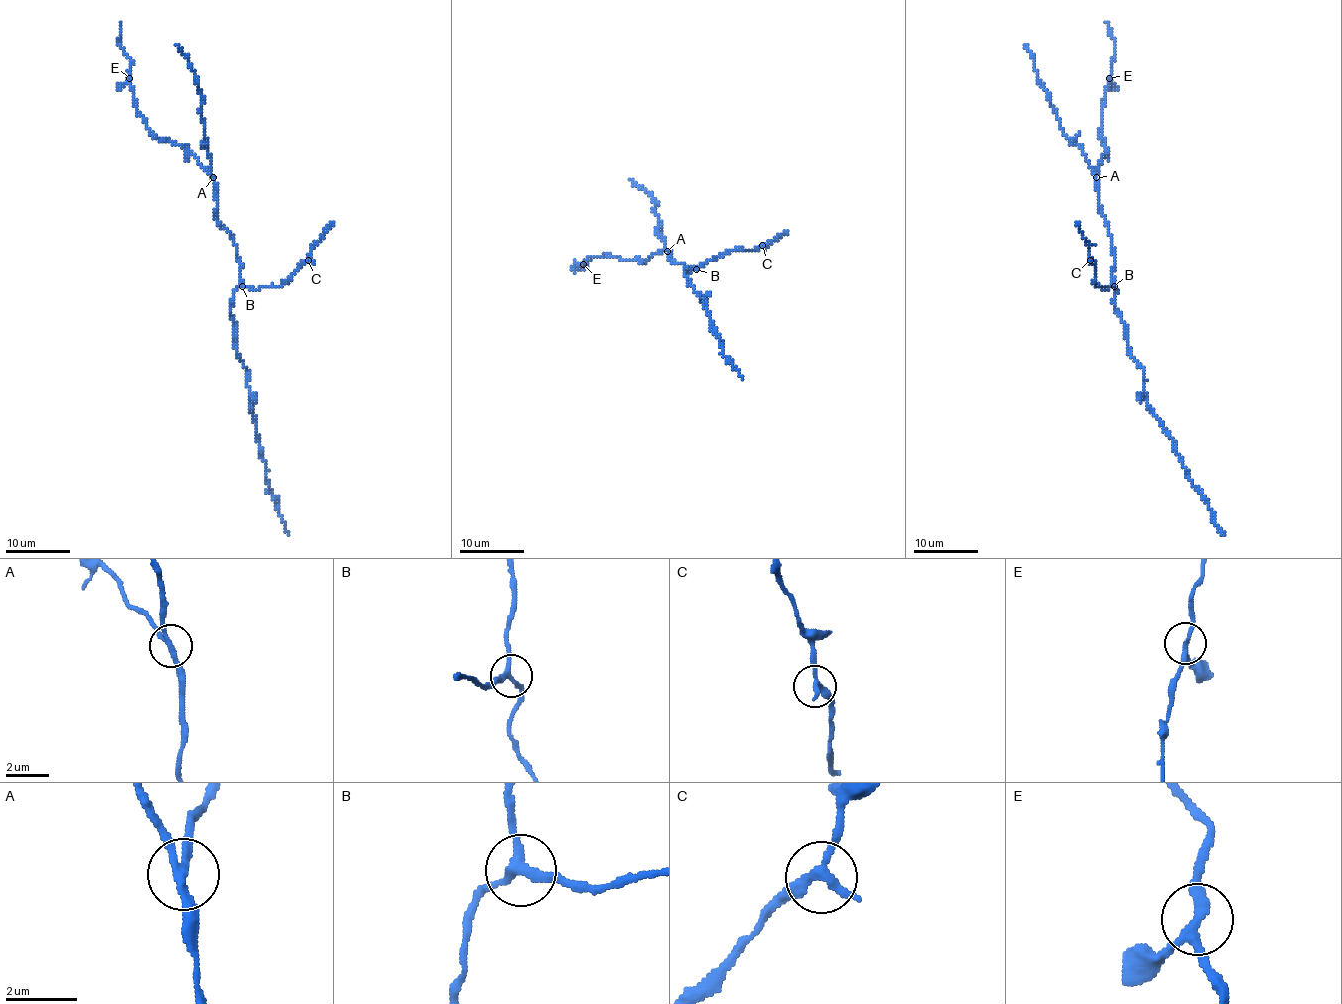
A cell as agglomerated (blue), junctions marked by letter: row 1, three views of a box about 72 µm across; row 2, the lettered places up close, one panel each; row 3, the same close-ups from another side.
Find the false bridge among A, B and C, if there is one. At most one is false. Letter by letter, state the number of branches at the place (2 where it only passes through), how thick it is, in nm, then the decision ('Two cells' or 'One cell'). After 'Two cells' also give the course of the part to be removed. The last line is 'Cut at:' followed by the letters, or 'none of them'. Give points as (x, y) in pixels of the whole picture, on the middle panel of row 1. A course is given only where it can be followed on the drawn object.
A: Branches: 3. Thickness 200 nm. Two cells. Course of the part to remove: (667, 251), (658, 251), (648, 259), (606, 254), (590, 258), (585, 266), (574, 270), (574, 261)
B: Branches: 3. Thickness 220 nm. One cell
C: Branches: 3. Thickness 240 nm. One cell
Cut at: A

